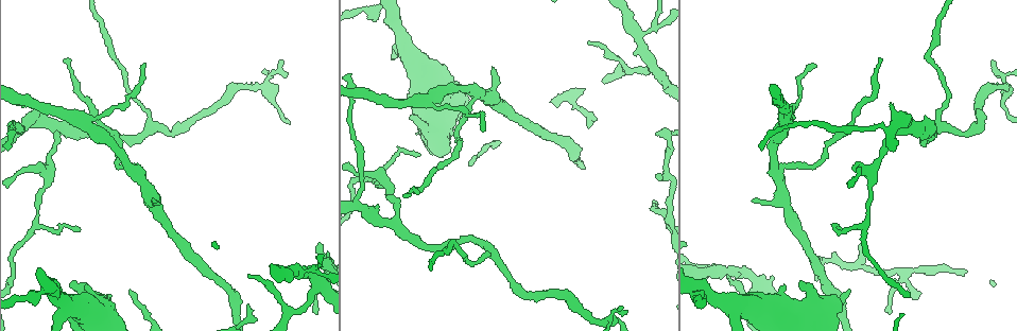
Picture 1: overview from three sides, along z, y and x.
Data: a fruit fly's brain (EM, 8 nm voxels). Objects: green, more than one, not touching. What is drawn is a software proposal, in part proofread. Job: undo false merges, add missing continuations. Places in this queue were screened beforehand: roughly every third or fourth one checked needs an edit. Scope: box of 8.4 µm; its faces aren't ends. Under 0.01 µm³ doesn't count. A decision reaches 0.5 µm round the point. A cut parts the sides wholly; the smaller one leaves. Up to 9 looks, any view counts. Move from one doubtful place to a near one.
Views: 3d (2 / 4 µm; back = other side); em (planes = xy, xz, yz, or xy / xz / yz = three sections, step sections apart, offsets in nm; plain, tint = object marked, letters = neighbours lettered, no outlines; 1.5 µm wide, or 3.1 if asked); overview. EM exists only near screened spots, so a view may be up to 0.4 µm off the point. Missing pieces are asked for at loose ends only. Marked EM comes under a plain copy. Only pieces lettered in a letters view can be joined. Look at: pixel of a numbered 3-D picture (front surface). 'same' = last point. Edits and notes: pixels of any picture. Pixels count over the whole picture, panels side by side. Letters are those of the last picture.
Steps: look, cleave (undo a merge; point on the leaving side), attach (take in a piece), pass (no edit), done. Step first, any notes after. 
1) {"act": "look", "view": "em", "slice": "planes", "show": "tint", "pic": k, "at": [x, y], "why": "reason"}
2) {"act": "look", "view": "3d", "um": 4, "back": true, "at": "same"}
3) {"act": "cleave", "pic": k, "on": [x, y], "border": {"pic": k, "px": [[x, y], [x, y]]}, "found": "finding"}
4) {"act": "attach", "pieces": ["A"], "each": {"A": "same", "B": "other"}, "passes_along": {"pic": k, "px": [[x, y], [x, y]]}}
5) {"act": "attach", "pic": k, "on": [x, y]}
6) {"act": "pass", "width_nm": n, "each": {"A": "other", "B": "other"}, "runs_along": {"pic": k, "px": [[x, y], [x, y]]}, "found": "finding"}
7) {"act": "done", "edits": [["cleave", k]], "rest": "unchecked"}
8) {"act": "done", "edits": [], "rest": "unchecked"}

{"act": "look", "view": "3d", "um": 2, "back": true, "pic": 1, "at": [991, 60], "why": "tapers out"}

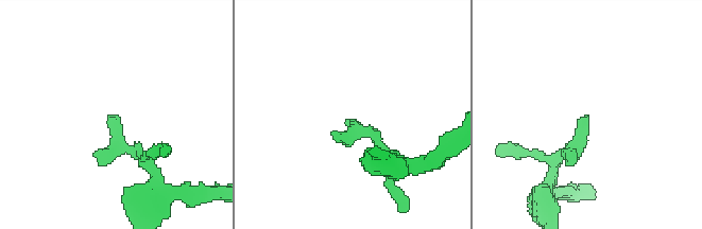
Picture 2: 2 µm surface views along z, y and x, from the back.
{"act": "look", "view": "em", "slice": "xz", "step": 4, "show": "tint", "pic": 2, "at": [354, 122]}

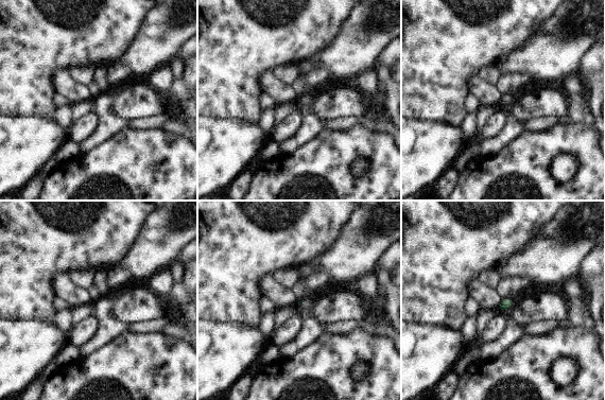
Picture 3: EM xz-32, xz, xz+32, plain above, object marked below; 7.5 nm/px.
{"act": "look", "view": "em", "slice": "planes", "show": "letters", "at": "same", "why": "another direction"}

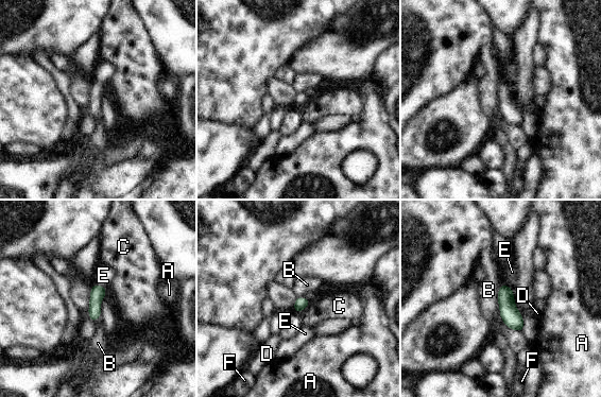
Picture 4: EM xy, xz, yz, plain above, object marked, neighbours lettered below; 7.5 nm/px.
{"act": "attach", "pieces": ["E"], "each": {"A": "other", "B": "other", "C": "other", "D": "other", "E": "same", "F": "other"}, "passes_along": {"pic": 4, "px": [[98, 292], [99, 286], [103, 275]]}, "found": "the neuron continues"}

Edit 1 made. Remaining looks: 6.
{"act": "look", "view": "overview", "why": "redraw"}

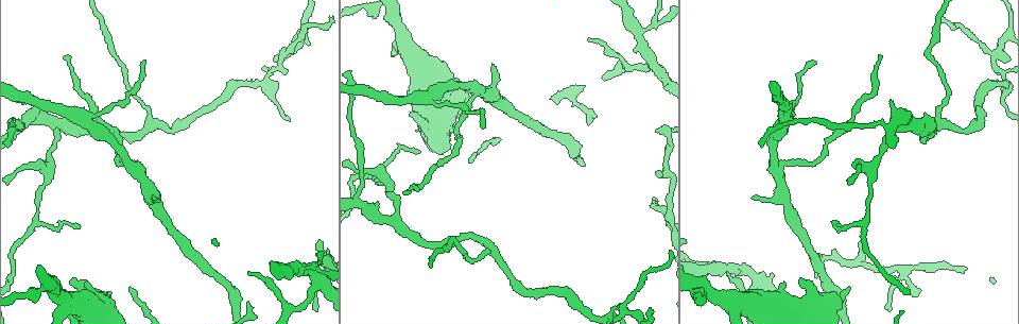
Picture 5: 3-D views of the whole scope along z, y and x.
{"act": "look", "view": "em", "slice": "planes", "show": "letters", "pic": 5, "at": [249, 303], "why": "an open end"}

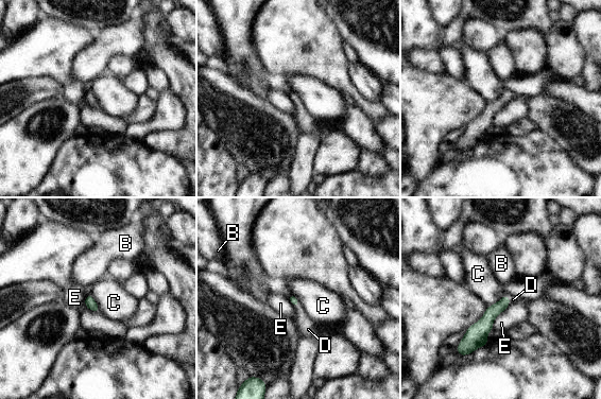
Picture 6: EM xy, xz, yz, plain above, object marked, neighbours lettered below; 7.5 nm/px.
{"act": "attach", "pieces": ["D"], "each": {"B": "other", "C": "other", "D": "same", "E": "other"}, "passes_along": {"pic": 6, "px": [[485, 323], [509, 299], [513, 299]]}, "found": "it goes on there"}

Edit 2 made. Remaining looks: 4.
{"act": "look", "view": "overview"}

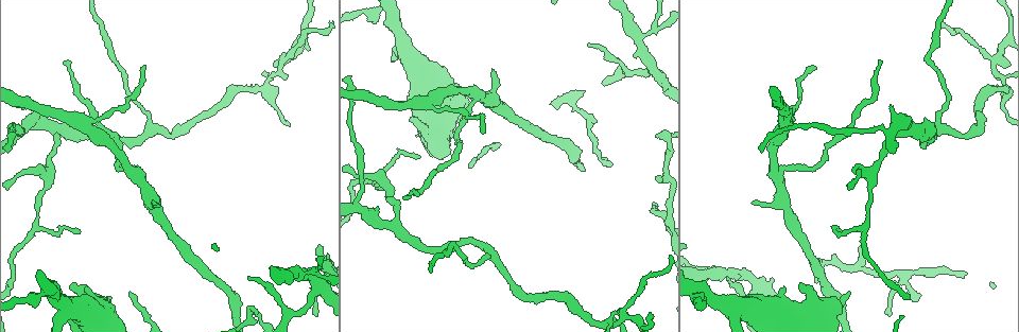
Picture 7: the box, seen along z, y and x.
{"act": "look", "view": "3d", "um": 4, "pic": 7, "at": [654, 74], "why": "three arms meet"}

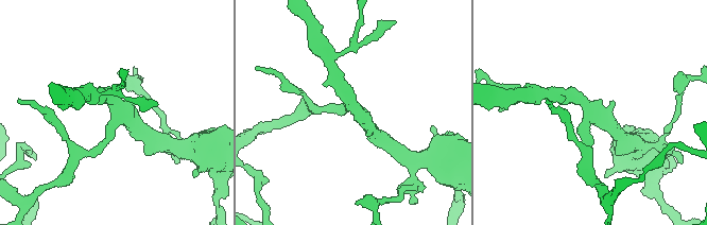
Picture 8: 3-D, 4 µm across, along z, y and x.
{"act": "look", "view": "em", "slice": "yz", "step": 4, "show": "tint", "pic": 8, "at": [117, 111], "arms": 3, "arm_widths_nm": [170, 220, 280]}

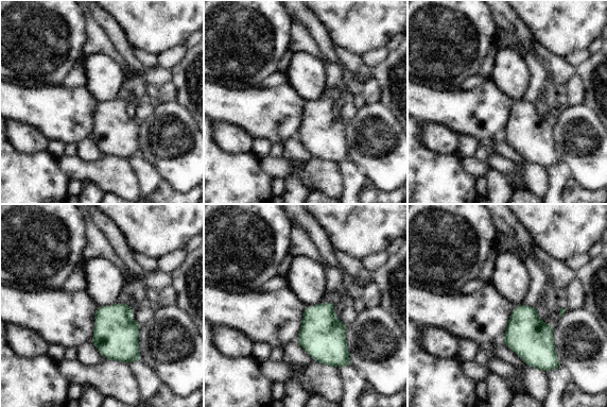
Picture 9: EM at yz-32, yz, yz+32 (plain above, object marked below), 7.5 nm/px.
{"act": "look", "view": "em", "slice": "xz", "step": 4, "show": "letters", "at": "same", "why": "cut it another way"}

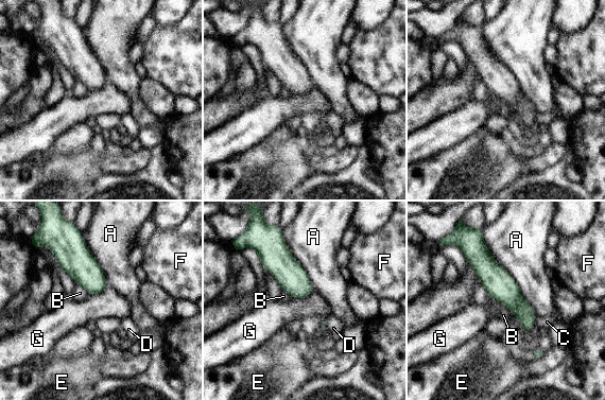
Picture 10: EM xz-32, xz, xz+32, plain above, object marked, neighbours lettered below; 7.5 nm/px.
{"act": "pass", "each": {"A": "other", "B": "other", "C": "other", "D": "other", "E": "other", "F": "other", "G": "other"}, "runs_along": {"pic": 10, "px": [[478, 253], [521, 308], [529, 328]]}, "found": "all the same neuron"}

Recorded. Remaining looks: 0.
{"act": "done", "edits": [["attach", 4], ["attach", 6]], "rest": "unchecked"}

